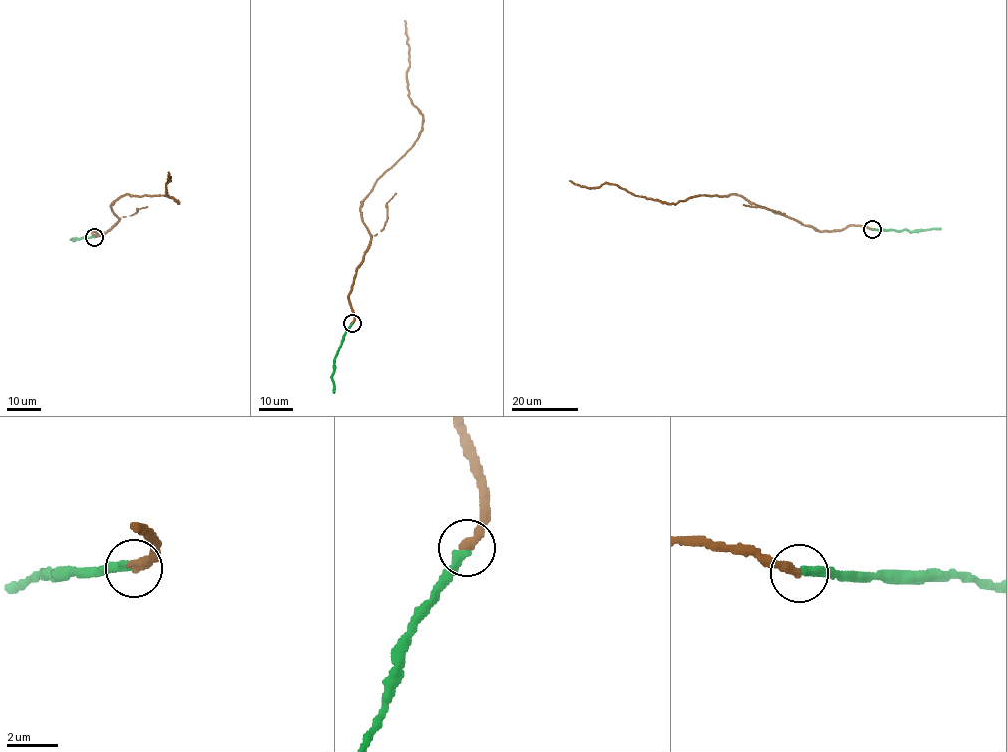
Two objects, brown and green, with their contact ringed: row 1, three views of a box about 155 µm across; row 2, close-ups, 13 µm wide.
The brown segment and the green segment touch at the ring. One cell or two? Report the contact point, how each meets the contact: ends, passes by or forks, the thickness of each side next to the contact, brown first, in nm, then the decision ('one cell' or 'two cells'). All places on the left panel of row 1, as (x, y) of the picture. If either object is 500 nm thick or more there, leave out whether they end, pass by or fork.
place (94, 237); brown ends; green ends; calibres 380 and 360 nm; one cell

